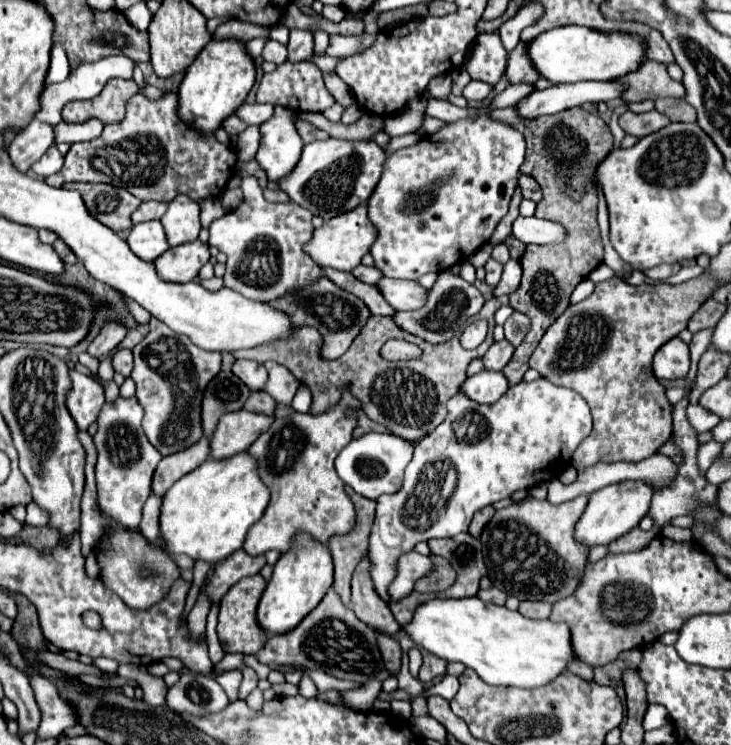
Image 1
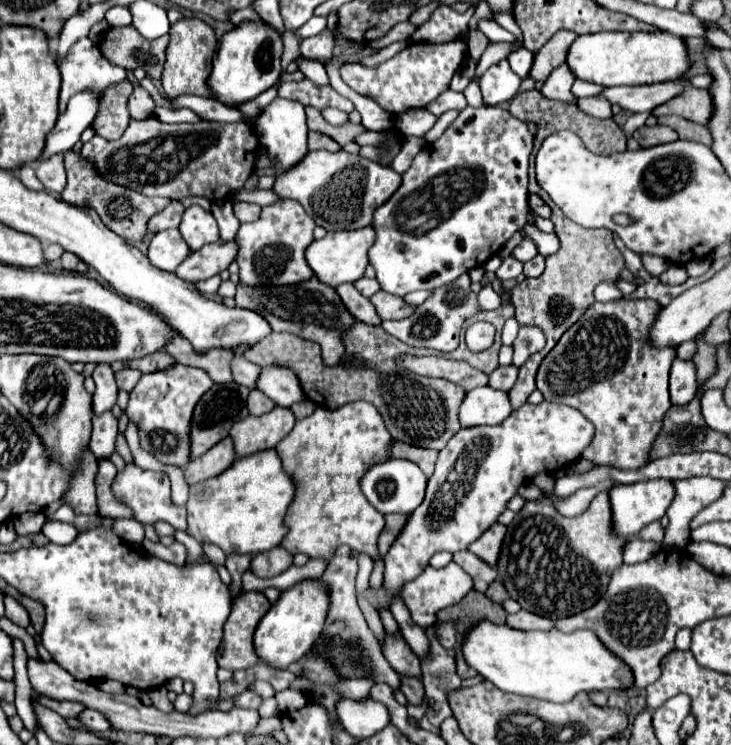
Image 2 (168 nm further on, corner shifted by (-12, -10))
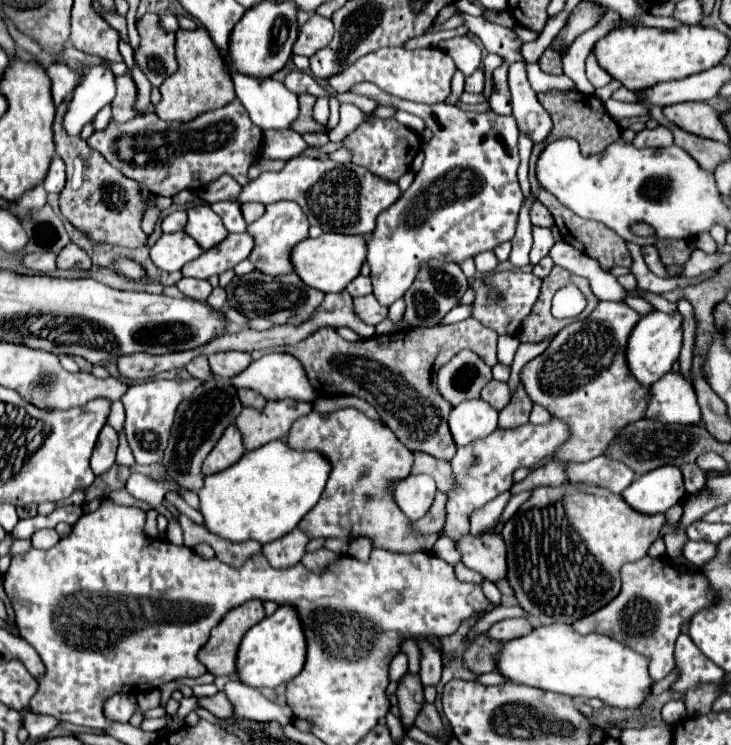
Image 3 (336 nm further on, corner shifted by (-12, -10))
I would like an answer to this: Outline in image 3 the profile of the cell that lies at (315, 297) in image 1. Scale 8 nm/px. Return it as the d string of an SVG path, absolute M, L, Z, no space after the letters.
M252 271L246 275L234 275L234 279L224 289L226 289L226 303L232 309L236 309L248 319L262 317L278 325L300 325L316 311L316 307L324 299L324 293L304 285L296 273L272 277L272 275L264 275L262 271Z

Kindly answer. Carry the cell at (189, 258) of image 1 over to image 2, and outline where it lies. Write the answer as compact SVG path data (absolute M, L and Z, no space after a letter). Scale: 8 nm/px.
M216 241L188 255L188 259L184 259L184 263L176 269L176 275L180 275L180 279L184 279L186 283L198 283L228 269L234 257L236 257L234 241L230 243Z

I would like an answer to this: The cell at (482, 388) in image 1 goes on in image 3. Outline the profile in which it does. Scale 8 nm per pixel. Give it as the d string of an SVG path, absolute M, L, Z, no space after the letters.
M482 399L464 401L450 411L448 427L456 447L464 447L490 435L498 427L498 411Z

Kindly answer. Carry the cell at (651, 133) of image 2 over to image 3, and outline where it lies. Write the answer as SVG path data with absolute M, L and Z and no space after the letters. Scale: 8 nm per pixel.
M656 127L656 129L642 129L640 133L636 133L632 145L638 149L644 147L670 147L674 143L672 139L672 131L666 127Z

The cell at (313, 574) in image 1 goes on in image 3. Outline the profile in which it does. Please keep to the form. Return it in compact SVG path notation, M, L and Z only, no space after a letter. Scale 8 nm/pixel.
M288 605L278 607L278 611L260 623L256 623L240 641L236 653L236 675L238 681L248 687L278 687L294 679L306 659L306 639L296 611Z

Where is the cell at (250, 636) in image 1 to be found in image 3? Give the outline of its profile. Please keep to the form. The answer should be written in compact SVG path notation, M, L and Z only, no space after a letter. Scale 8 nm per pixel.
M252 599L228 611L218 627L212 629L208 643L198 653L200 663L212 675L232 675L236 669L236 651L244 633L264 619L262 601Z

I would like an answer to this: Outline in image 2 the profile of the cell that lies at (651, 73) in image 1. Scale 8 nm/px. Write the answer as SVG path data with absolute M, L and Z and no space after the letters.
M688 85L680 95L676 95L676 99L670 99L668 103L656 107L652 115L682 115L684 119L706 125L712 115L712 99L706 89L696 89Z

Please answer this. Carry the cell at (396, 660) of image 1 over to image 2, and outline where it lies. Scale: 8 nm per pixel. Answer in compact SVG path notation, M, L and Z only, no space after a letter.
M400 677L400 691L406 695L408 703L420 703L424 697L424 687L420 679L404 679Z

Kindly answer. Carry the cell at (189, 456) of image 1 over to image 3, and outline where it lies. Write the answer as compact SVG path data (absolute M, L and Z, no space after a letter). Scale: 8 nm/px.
M232 423L232 425L228 425L228 429L222 435L222 439L216 443L216 447L206 457L202 473L204 475L212 475L212 473L218 473L218 471L224 471L230 465L234 465L236 461L240 461L240 457L244 453L246 451L244 451L244 443L240 439L240 431Z

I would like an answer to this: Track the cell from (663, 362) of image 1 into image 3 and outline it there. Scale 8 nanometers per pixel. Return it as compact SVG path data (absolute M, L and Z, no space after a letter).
M668 373L650 387L650 399L644 419L658 419L660 423L680 423L680 425L702 425L700 407L692 385L680 373Z

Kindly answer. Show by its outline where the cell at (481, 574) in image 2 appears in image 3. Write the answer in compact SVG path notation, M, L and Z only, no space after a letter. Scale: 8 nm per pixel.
M464 563L454 565L454 569L456 569L456 577L458 577L460 581L472 581L472 583L480 583L480 581L482 581L482 577L480 577L476 571L464 567Z

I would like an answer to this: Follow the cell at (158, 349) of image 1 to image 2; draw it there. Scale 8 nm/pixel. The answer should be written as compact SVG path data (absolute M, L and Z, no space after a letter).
M174 363L164 371L154 371L142 375L138 385L130 393L130 401L126 407L126 415L138 423L140 443L164 465L186 467L190 461L190 425L192 411L202 395L214 385L212 377L198 367L188 367L182 363Z

